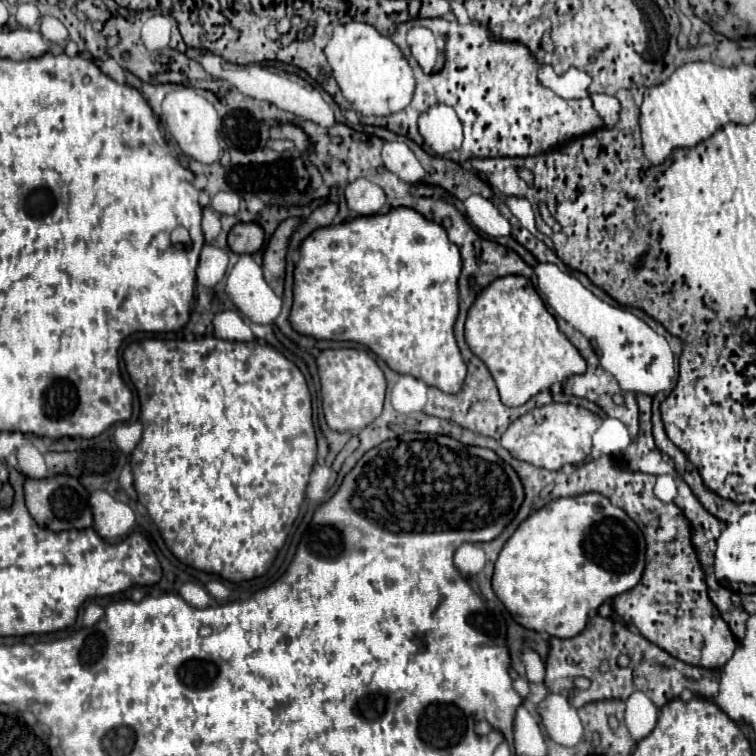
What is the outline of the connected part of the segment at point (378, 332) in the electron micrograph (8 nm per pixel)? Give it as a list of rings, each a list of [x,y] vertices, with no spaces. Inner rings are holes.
[[[396,207],[396,209],[390,209],[384,215],[354,217],[350,221],[340,223],[340,225],[316,229],[302,241],[300,259],[296,261],[296,267],[294,267],[294,305],[292,305],[288,321],[290,321],[292,329],[300,335],[308,335],[308,337],[314,337],[314,339],[362,343],[376,357],[386,361],[386,365],[390,369],[394,369],[396,373],[406,373],[406,375],[412,375],[416,379],[422,379],[426,385],[438,387],[444,393],[456,393],[456,391],[462,389],[462,383],[464,383],[464,377],[466,377],[466,363],[462,361],[462,355],[460,355],[460,349],[456,345],[454,331],[452,331],[456,317],[458,317],[458,277],[460,277],[460,269],[462,269],[462,261],[460,261],[458,247],[454,243],[450,243],[444,227],[428,221],[424,215],[420,215],[414,209]]]

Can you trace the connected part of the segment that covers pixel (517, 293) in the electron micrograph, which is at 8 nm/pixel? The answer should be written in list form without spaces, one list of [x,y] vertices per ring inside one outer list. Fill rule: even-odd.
[[[522,275],[498,277],[480,291],[468,309],[464,337],[470,351],[488,367],[500,399],[508,407],[524,405],[530,397],[550,389],[554,383],[586,371],[586,361],[558,329],[556,319],[546,309],[530,279]]]

